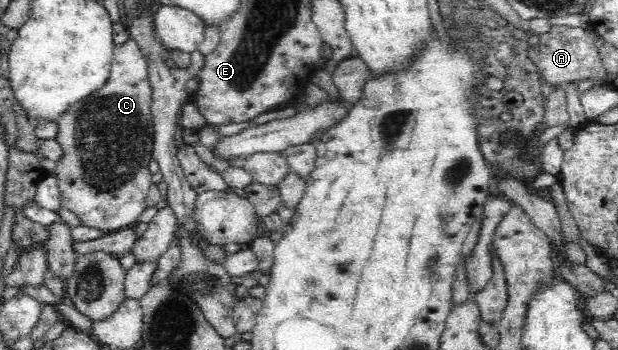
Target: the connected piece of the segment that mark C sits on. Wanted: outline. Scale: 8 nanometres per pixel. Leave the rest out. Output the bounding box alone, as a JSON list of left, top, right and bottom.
[54,39,154,231]

